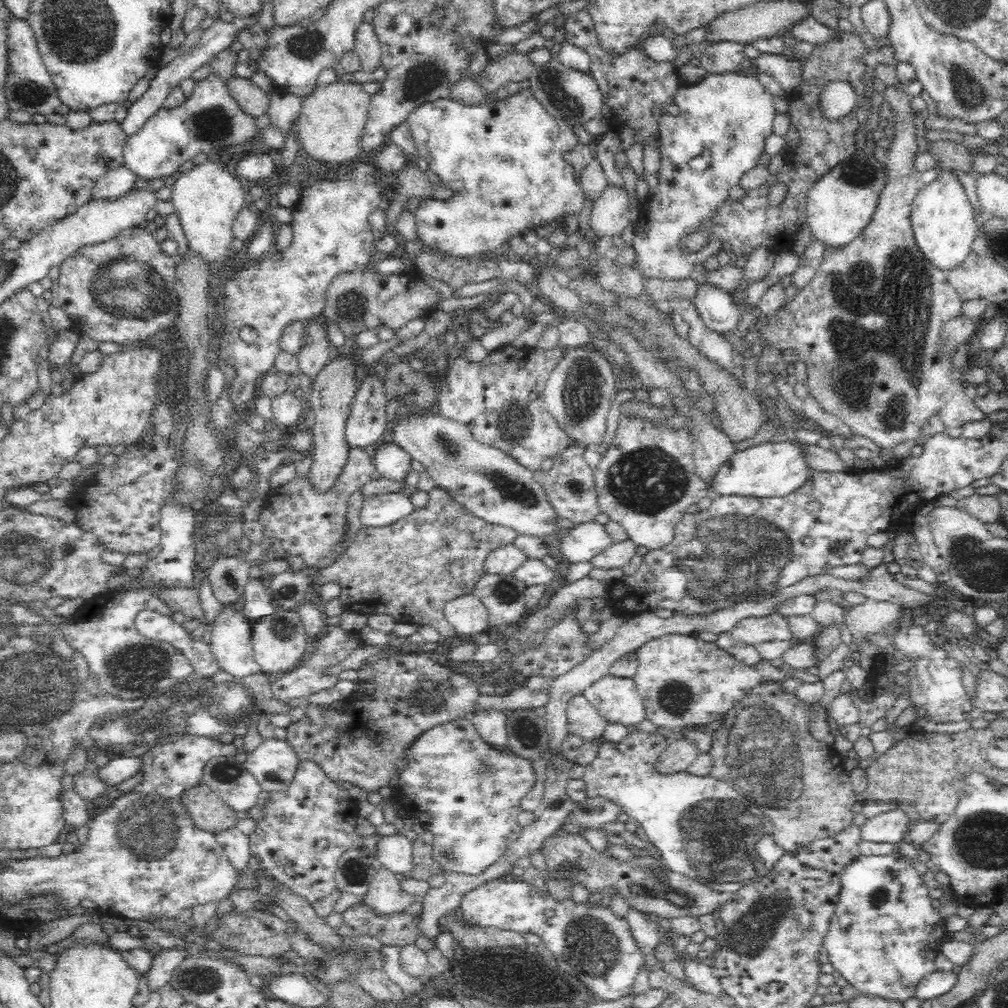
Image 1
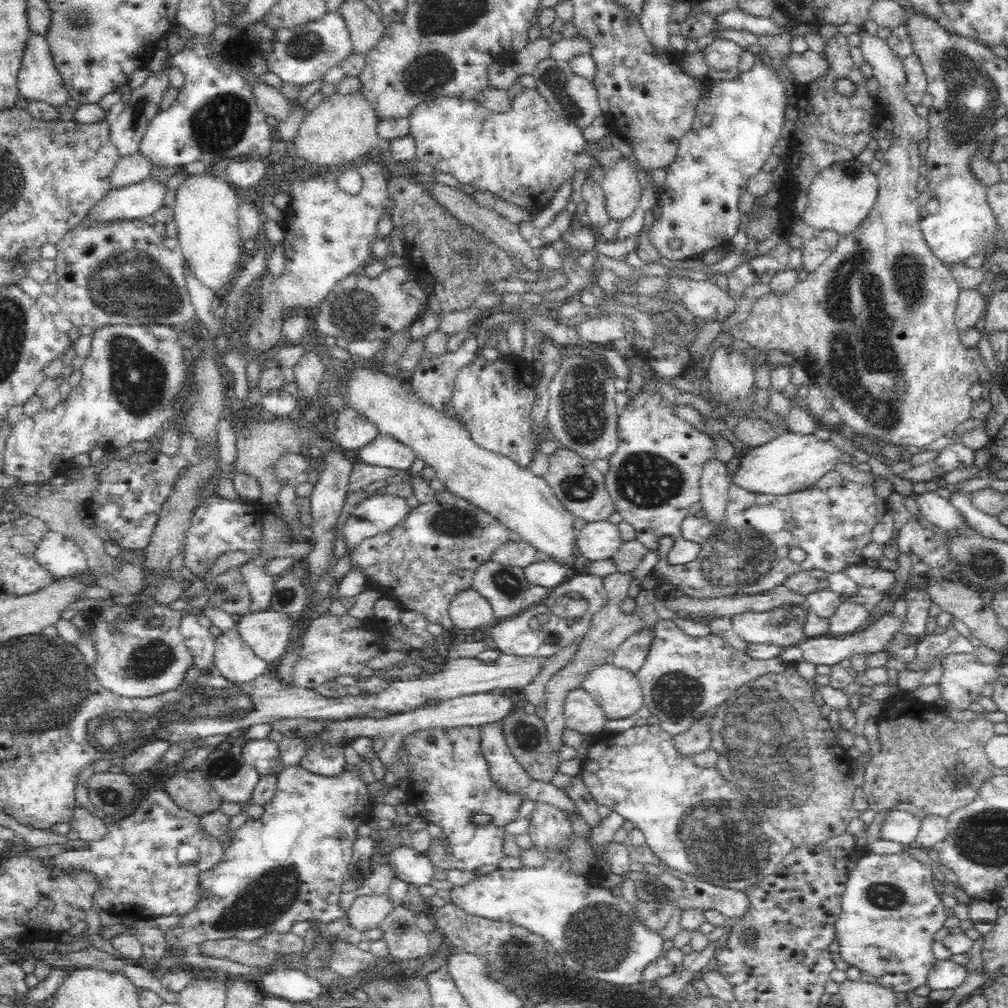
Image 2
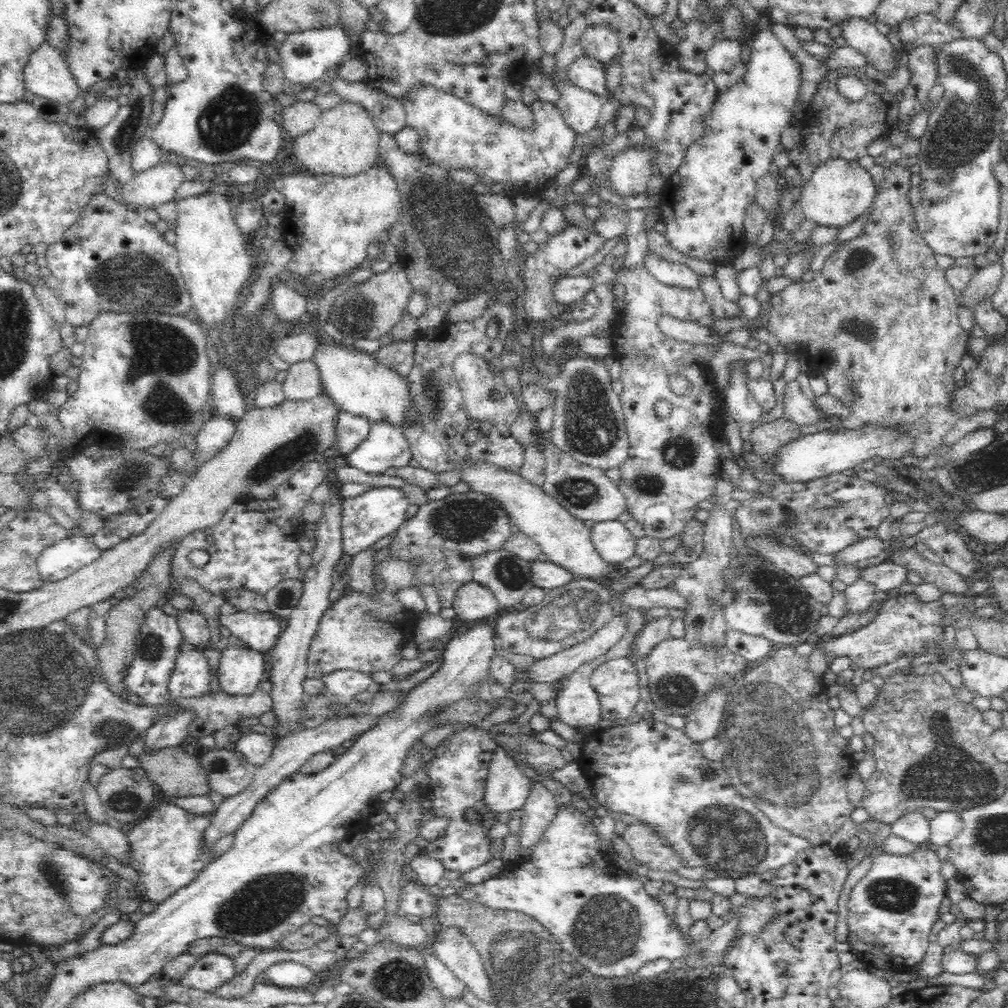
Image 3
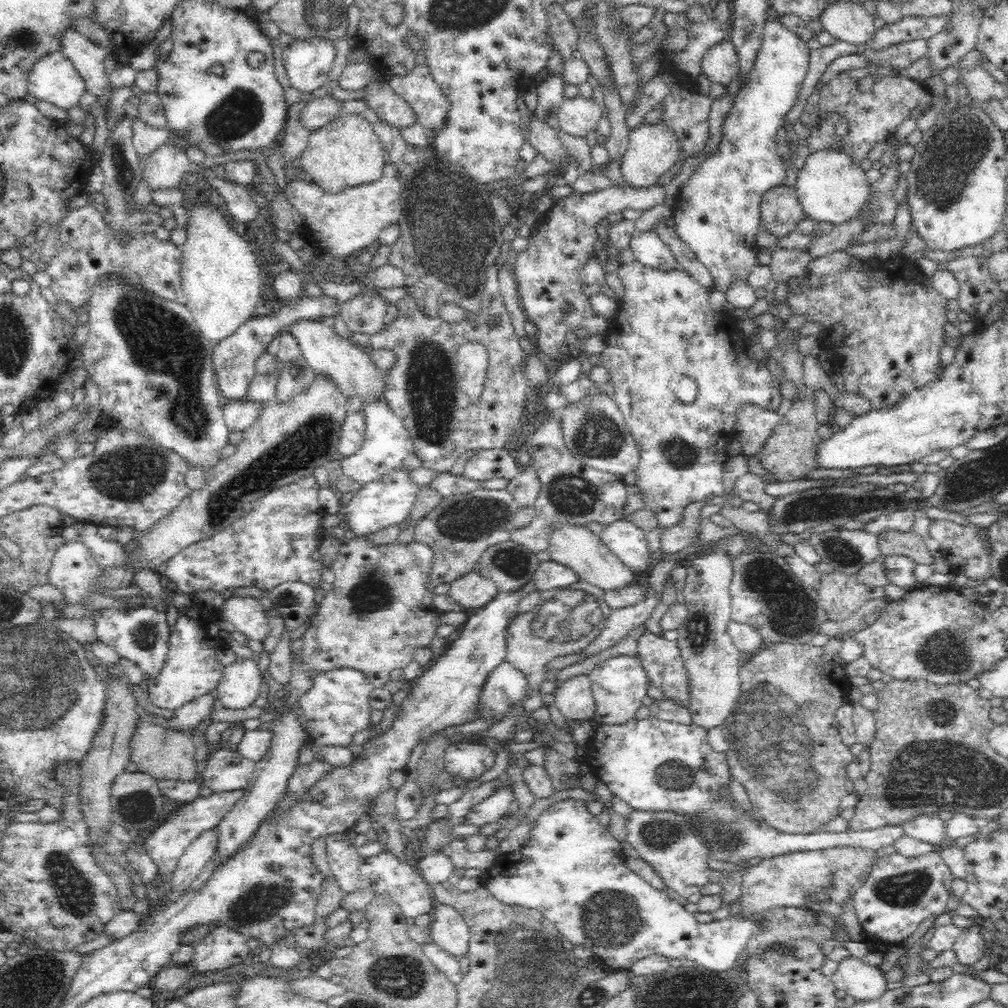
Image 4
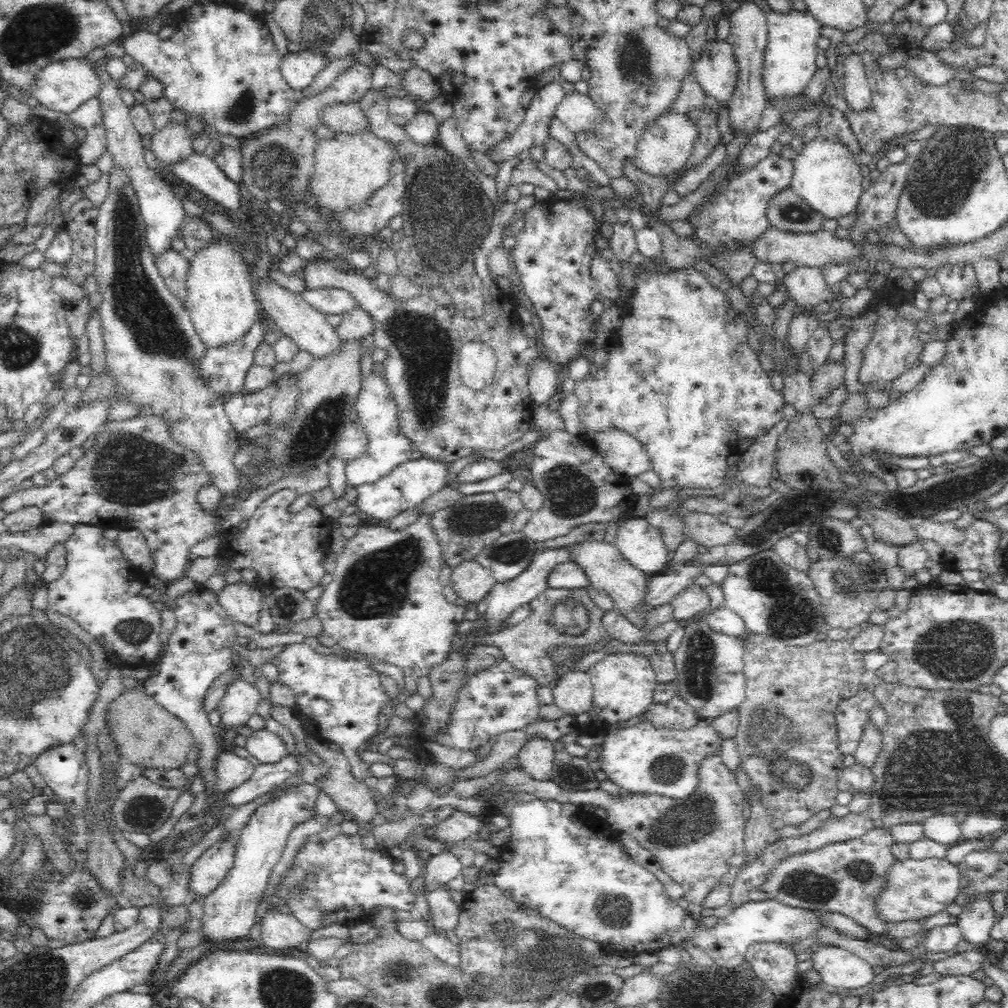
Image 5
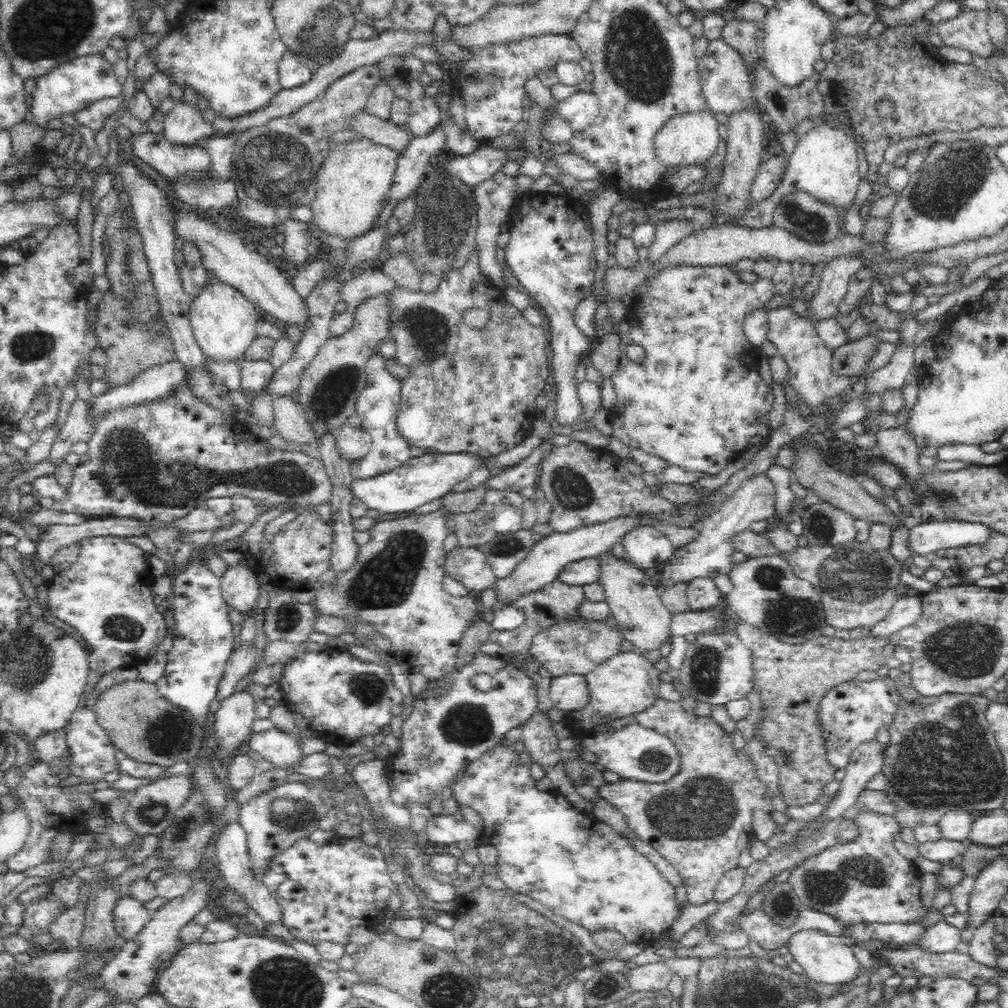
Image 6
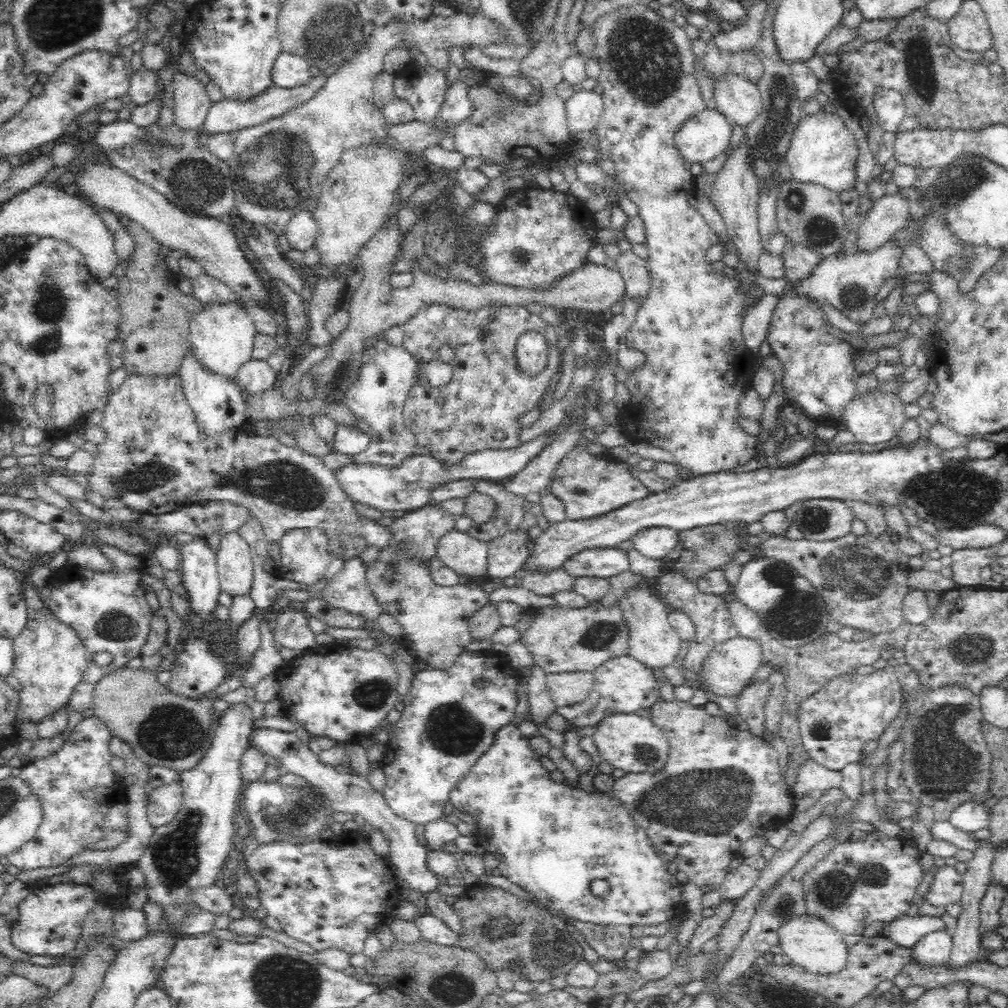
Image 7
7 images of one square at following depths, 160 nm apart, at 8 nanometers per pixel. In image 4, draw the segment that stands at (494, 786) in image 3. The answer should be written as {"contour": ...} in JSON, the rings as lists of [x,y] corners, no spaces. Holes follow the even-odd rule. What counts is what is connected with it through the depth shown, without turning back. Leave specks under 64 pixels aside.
{"contour":[[[502,784],[492,790],[473,810],[467,815],[464,824],[481,827],[486,824],[496,823],[509,812],[509,807],[515,801],[512,784]]]}

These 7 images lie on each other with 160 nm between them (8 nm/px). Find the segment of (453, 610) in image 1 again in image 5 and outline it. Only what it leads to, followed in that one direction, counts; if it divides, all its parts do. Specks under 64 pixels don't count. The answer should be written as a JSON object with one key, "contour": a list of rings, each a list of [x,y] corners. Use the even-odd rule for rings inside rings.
{"contour":[[[475,560],[467,561],[460,567],[454,568],[449,585],[469,606],[480,602],[489,592],[497,580]]]}

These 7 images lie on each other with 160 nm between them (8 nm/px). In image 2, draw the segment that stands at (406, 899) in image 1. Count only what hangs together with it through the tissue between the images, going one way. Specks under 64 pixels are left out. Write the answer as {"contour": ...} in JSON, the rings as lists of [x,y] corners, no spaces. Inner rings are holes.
{"contour":[[[388,892],[368,894],[368,896],[358,896],[346,914],[354,929],[366,930],[376,928],[392,910],[400,906],[400,902],[390,900]]]}

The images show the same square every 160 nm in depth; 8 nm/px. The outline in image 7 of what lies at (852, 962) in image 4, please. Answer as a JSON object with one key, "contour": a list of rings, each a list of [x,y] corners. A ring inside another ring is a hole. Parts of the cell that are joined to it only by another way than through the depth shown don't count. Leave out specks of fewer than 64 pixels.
{"contour":[[[806,912],[800,916],[792,916],[778,928],[778,945],[788,960],[799,964],[808,972],[819,975],[830,975],[838,972],[846,964],[847,944],[843,938],[824,920]]]}

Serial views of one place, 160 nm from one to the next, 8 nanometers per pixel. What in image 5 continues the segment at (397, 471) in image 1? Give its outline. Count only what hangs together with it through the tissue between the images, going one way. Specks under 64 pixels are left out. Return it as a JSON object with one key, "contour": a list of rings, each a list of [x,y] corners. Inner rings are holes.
{"contour":[[[367,354],[361,358],[361,389],[355,402],[355,413],[360,417],[359,424],[366,431],[368,444],[366,454],[345,461],[345,475],[347,484],[354,487],[361,484],[376,482],[383,476],[386,476],[391,470],[394,470],[402,462],[410,460],[410,453],[416,446],[412,441],[402,433],[398,421],[398,408],[394,397],[388,390],[387,384],[382,377],[372,371],[374,362]]]}

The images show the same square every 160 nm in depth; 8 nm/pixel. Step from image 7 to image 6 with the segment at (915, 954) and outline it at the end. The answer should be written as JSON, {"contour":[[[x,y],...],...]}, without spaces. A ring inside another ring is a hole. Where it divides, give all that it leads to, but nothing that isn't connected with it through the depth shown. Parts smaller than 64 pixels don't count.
{"contour":[[[939,921],[924,931],[918,945],[929,953],[954,952],[960,942],[960,931],[946,921]]]}

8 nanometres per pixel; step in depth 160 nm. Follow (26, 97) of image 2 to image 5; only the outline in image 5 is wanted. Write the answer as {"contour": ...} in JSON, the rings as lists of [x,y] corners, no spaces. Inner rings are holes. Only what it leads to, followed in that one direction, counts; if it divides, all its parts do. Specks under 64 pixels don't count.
{"contour":[[[69,58],[48,62],[44,68],[40,68],[28,89],[30,96],[36,97],[36,101],[42,106],[66,116],[89,98],[94,98],[98,87],[98,76],[90,64],[82,58]]]}

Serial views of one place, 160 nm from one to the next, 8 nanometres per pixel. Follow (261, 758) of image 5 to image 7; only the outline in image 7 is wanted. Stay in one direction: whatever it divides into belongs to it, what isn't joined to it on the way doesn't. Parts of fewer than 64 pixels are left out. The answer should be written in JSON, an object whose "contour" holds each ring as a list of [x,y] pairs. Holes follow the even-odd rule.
{"contour":[[[255,729],[251,742],[269,758],[278,759],[285,772],[292,772],[304,778],[311,787],[318,790],[328,801],[332,813],[360,815],[367,824],[381,831],[389,841],[390,854],[387,859],[390,860],[392,874],[398,876],[401,881],[406,881],[410,889],[423,894],[438,890],[442,881],[430,872],[426,864],[426,856],[430,848],[416,839],[415,825],[412,822],[396,816],[387,806],[383,791],[374,789],[372,784],[359,775],[343,774],[331,765],[324,765],[319,756],[314,754],[306,744],[302,745],[292,733],[275,729]]]}

